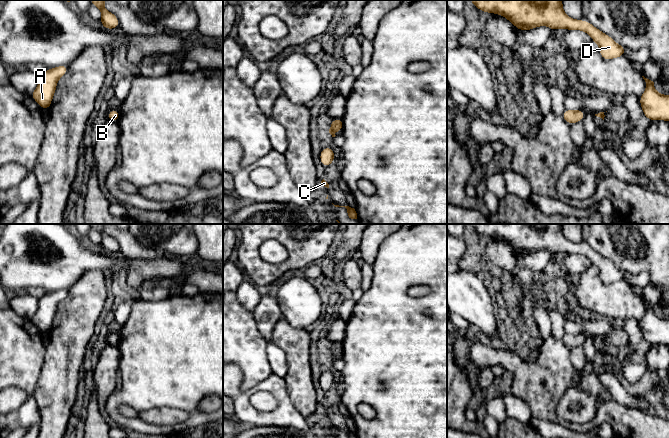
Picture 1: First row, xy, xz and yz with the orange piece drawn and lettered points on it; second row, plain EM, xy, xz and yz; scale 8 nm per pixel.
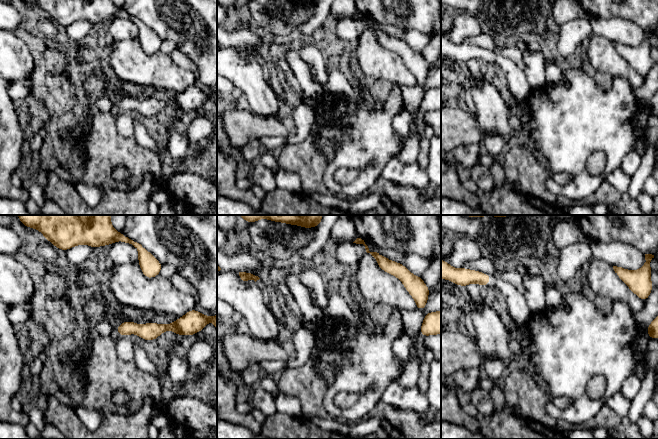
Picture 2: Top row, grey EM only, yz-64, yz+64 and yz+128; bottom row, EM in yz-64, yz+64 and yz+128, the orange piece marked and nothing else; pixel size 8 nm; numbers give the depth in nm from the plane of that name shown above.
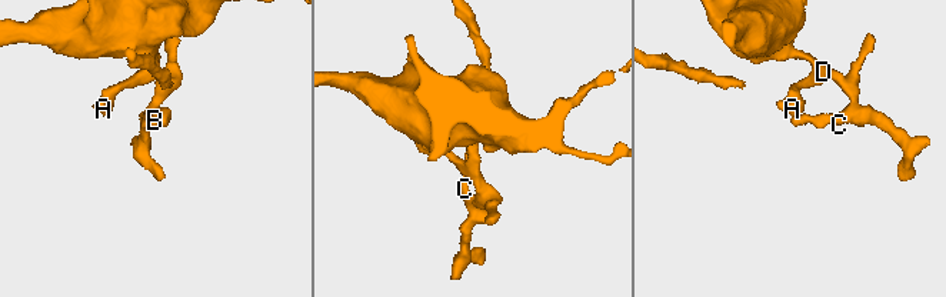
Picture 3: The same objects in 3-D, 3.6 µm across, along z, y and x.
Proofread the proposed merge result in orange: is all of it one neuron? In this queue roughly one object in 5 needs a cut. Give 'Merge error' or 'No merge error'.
No merge error

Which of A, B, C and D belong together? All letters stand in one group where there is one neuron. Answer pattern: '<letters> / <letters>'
A B C D

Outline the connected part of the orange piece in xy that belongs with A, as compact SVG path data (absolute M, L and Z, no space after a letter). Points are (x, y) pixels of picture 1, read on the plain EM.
M68 289L48 293L39 299L39 307L36 313L31 317L31 321L40 329L43 334L48 334L58 304L67 297Z

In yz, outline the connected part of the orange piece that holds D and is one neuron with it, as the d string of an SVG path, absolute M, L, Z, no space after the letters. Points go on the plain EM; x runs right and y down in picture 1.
M469 224L475 231L489 238L495 237L504 240L517 253L523 256L534 253L539 250L548 250L554 256L558 252L566 254L582 254L586 256L599 269L600 279L604 284L610 284L623 281L627 272L617 268L614 263L596 251L590 246L570 242L563 234L562 224Z

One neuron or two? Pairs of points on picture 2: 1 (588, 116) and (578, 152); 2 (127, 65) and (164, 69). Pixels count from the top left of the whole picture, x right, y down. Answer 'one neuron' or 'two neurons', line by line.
1: one neuron
2: one neuron

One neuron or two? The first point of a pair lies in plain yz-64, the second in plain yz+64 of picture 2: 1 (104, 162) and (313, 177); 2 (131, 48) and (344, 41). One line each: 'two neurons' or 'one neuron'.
1: one neuron
2: two neurons

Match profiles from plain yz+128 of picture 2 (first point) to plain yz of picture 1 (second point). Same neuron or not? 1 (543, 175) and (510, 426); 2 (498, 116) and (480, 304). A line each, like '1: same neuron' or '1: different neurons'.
1: different neurons
2: same neuron

